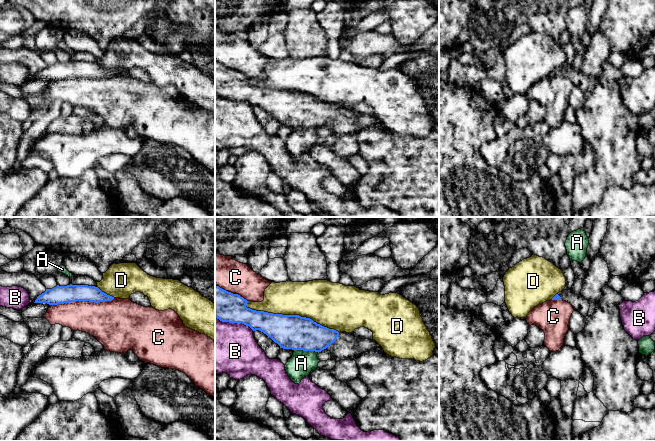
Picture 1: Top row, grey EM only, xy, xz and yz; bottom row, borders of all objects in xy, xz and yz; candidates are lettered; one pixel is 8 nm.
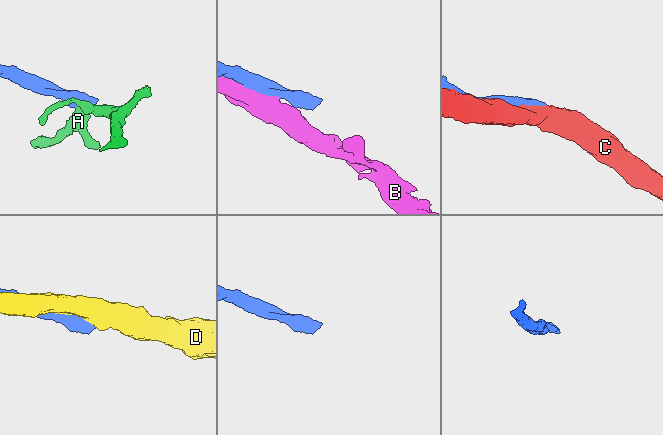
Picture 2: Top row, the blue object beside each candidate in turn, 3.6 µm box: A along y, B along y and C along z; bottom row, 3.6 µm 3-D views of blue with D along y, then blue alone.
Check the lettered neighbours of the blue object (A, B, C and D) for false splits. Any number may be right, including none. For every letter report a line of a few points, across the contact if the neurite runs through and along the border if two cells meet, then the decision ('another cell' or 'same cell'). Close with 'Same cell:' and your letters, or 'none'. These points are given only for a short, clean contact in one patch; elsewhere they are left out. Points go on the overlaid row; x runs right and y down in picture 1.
A: line xz (294, 349), (318, 352); another cell
B: another cell
C: another cell
D: another cell
Same cell: none

